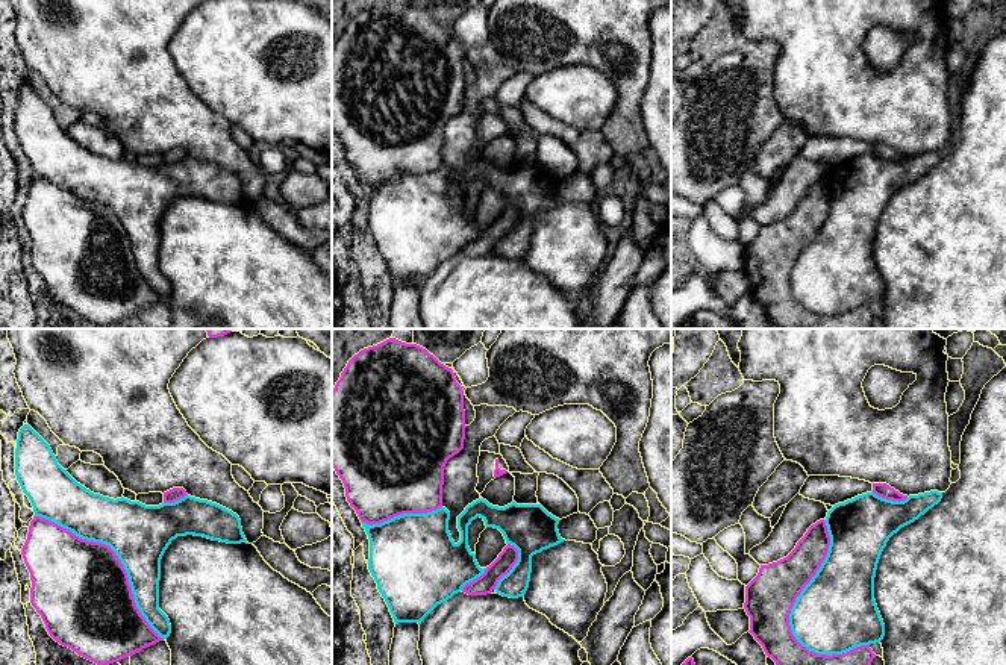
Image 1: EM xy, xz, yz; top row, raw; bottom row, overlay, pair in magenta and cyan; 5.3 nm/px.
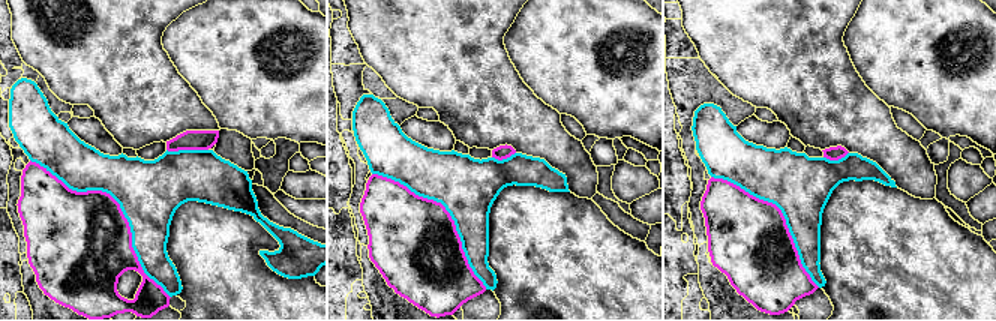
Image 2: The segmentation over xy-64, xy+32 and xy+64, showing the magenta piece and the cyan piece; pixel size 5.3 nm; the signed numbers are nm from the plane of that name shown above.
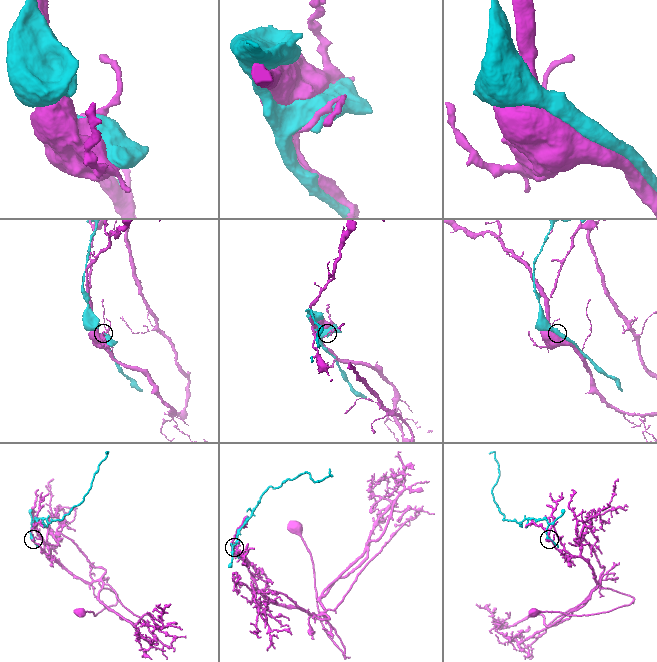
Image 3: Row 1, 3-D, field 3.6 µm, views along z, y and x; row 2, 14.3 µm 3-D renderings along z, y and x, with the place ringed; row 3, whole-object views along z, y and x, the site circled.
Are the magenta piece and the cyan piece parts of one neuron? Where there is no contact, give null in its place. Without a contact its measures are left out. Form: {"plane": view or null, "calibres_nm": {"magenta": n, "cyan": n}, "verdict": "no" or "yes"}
{"plane": "yz", "calibres_nm": {"magenta": 260, "cyan": 420}, "verdict": "no"}

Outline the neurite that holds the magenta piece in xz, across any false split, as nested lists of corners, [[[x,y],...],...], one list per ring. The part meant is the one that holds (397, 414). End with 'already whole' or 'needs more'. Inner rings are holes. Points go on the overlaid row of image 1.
[[[389,338],[355,354],[332,389],[332,467],[342,480],[347,501],[359,520],[373,526],[403,514],[427,514],[442,507],[444,467],[464,448],[465,427],[464,389],[456,382],[453,370],[441,364],[426,348]]] | already whole

